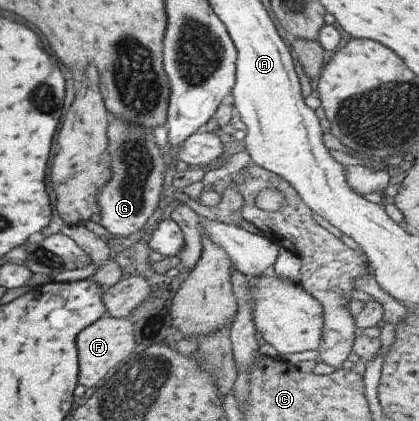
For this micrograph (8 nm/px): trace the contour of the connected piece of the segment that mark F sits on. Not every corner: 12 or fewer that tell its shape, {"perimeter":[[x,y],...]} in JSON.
{"perimeter":[[103,315],[76,335],[77,383],[93,387],[136,348],[133,324]]}

